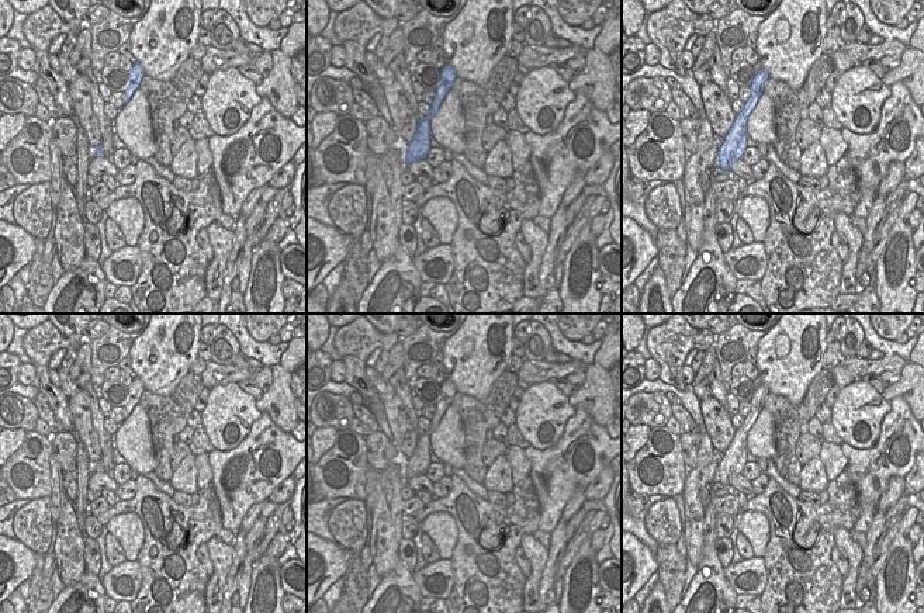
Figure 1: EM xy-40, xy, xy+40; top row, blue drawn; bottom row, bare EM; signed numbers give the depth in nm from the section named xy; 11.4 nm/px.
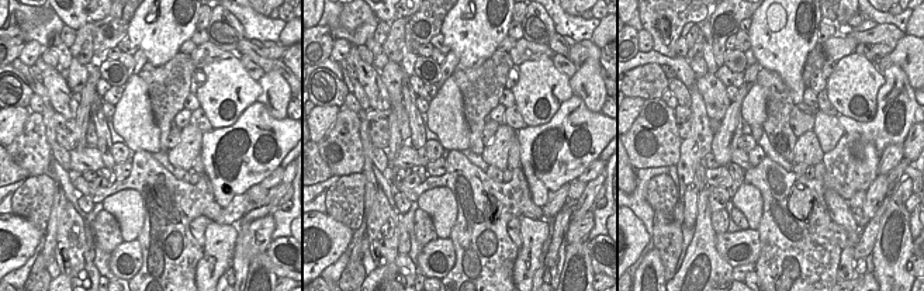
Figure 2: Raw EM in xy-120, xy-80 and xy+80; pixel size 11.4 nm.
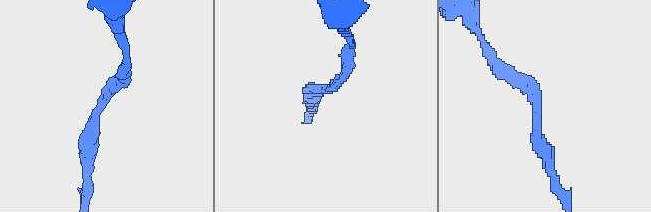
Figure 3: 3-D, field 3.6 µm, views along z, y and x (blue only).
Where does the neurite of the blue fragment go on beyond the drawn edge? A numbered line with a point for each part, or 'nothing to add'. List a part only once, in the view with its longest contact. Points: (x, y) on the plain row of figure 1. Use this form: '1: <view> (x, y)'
nothing to add

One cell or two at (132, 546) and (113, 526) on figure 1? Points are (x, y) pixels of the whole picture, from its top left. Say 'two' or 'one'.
one

